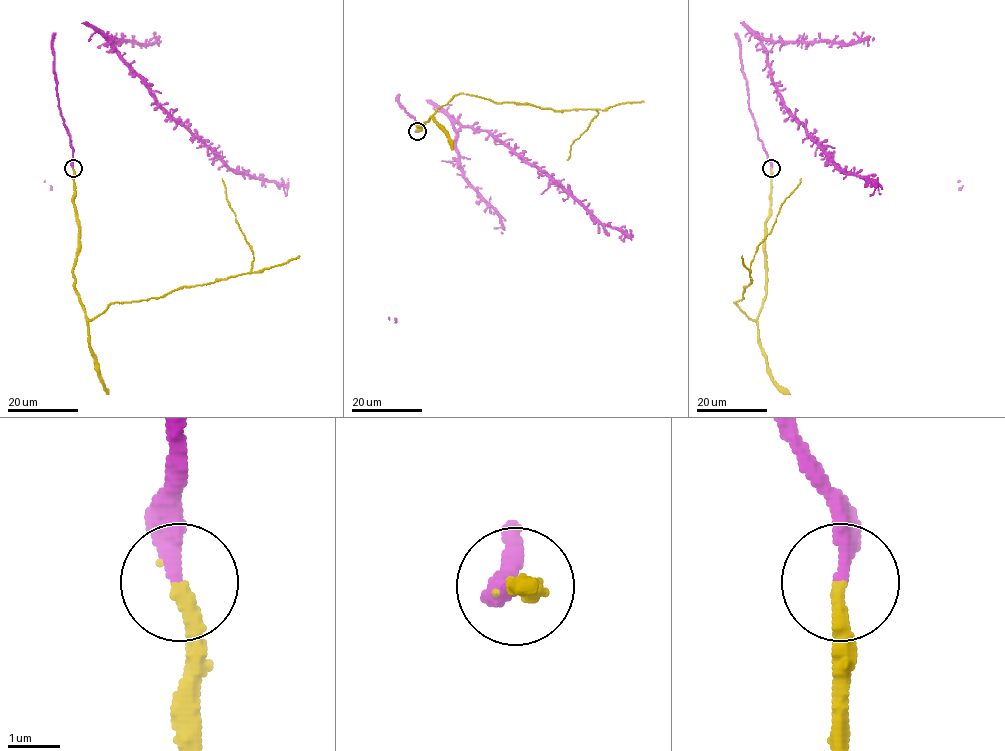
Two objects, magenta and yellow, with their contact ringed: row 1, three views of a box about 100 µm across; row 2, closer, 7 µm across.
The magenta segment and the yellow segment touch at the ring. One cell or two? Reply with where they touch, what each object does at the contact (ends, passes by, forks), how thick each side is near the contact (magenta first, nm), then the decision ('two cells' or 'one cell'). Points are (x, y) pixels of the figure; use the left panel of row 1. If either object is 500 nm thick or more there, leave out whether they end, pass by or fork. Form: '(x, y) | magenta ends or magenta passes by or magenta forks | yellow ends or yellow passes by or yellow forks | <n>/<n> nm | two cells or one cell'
(73, 168) | magenta ends | yellow ends | 280/280 nm | one cell

